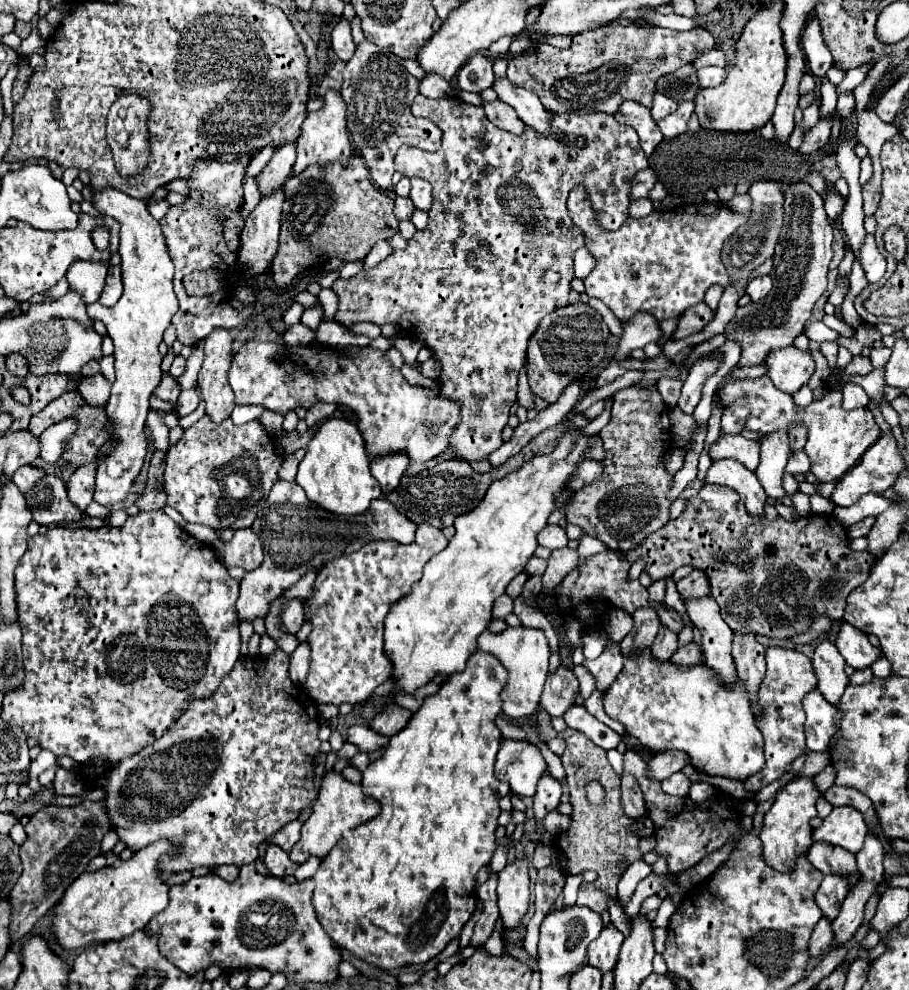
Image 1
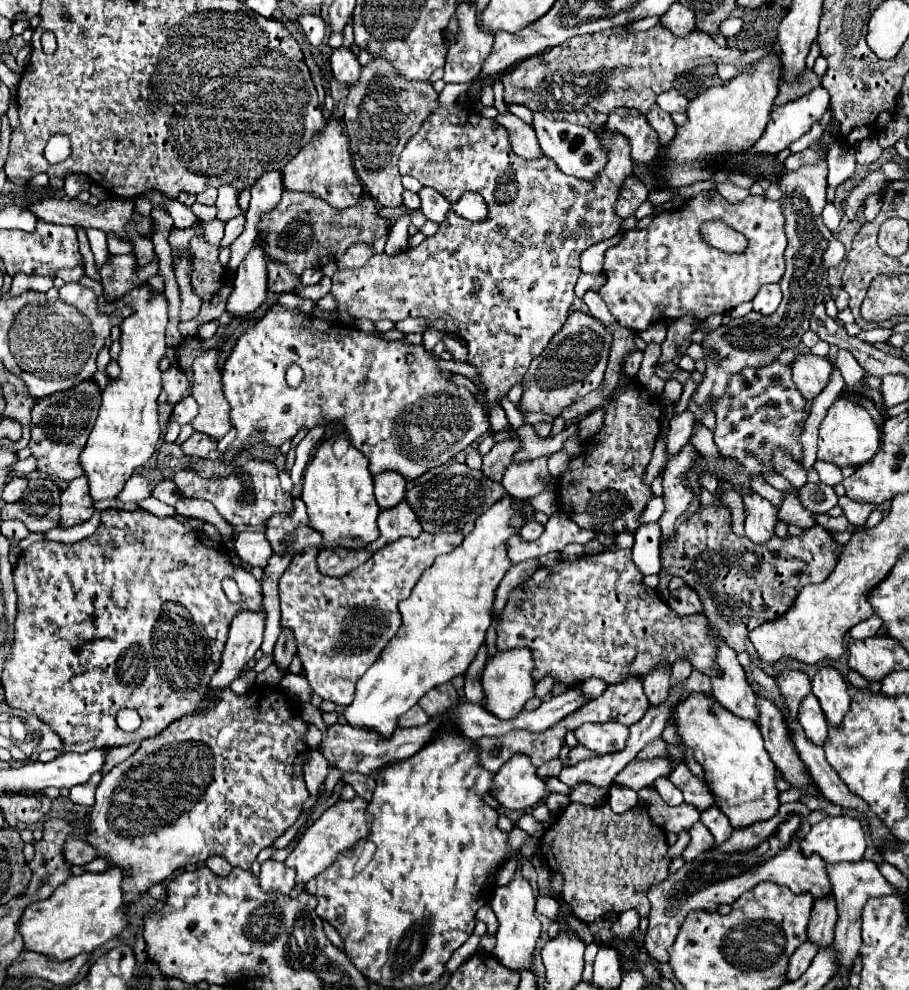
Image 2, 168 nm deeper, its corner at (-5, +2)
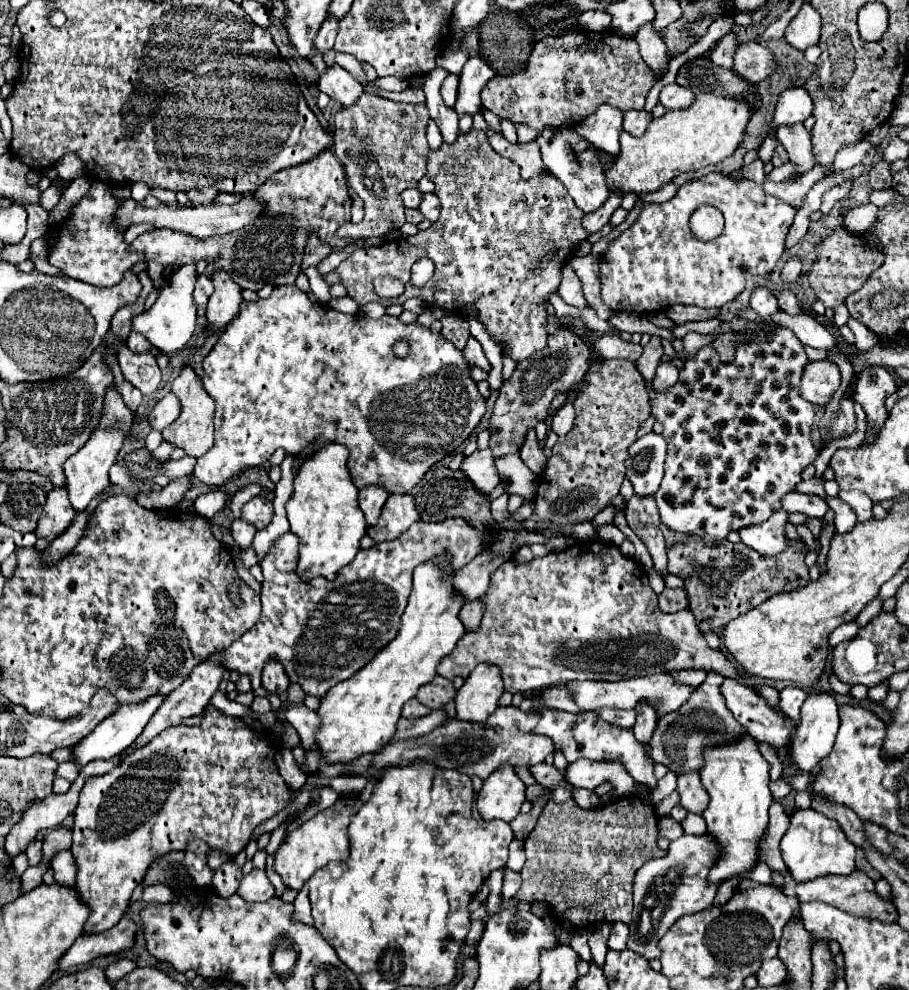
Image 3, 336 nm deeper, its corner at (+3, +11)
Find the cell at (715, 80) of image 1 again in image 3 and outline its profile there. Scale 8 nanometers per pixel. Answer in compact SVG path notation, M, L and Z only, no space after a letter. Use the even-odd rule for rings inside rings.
M730 32L726 34L718 44L716 48L710 52L710 60L718 66L724 66L724 68L732 68L734 66L734 52L738 48L738 40L736 40L736 34Z

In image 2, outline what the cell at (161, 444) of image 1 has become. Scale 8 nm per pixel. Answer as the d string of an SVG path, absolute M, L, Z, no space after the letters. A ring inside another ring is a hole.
M172 365L162 375L162 383L164 383L164 391L168 393L168 403L172 403L172 405L176 405L182 397L186 397L190 393L188 377L178 365Z

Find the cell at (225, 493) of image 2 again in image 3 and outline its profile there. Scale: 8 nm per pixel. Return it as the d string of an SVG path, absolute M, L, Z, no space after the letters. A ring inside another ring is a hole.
M254 496L244 508L242 508L242 518L250 524L256 526L256 530L266 528L272 522L274 516L274 508L272 502L264 500L262 496Z

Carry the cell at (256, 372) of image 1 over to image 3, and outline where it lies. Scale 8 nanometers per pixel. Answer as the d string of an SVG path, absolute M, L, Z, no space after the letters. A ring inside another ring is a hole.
M294 284L292 286L276 286L272 290L272 296L266 300L242 302L238 316L228 324L226 332L218 338L212 352L204 358L202 368L204 368L204 376L202 376L204 390L216 402L216 412L214 412L214 428L216 430L214 430L214 446L202 458L198 458L194 476L202 484L208 484L208 486L224 484L226 480L238 476L240 472L264 464L278 448L284 448L286 454L298 456L306 450L306 444L312 446L312 450L320 450L320 448L324 448L324 444L334 442L334 444L344 444L350 450L348 470L350 470L352 482L356 484L358 490L376 484L376 486L382 486L388 494L406 494L424 478L424 474L436 462L440 462L444 456L448 456L460 448L460 444L472 434L472 430L478 426L478 422L482 420L482 416L486 412L486 400L478 392L476 380L470 376L470 364L464 358L464 354L450 340L444 340L440 334L432 334L430 328L420 322L404 324L400 318L388 316L388 314L374 320L374 318L360 316L360 314L348 316L348 314L336 312L318 302L310 302L306 292L298 290ZM398 340L406 340L410 346L410 350L404 358L394 356L394 344Z

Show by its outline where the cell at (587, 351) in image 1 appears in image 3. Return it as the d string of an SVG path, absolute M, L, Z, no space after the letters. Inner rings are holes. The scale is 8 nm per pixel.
M558 328L552 336L548 336L544 350L518 362L514 374L508 380L504 380L490 416L488 448L492 450L494 458L502 458L506 454L518 452L526 440L528 430L532 430L538 422L546 422L550 418L548 408L556 392L566 394L572 386L580 384L590 362L592 362L592 354L588 344L580 340L580 336L568 332L566 328Z

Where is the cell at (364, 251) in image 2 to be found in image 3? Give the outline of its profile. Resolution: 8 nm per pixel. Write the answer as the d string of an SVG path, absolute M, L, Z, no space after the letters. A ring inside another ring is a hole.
M364 92L352 108L338 110L334 118L334 154L344 164L350 188L364 202L364 218L354 224L340 226L340 236L372 238L386 236L394 228L404 226L402 192L416 188L418 180L426 174L428 160L428 108L426 104L392 102Z

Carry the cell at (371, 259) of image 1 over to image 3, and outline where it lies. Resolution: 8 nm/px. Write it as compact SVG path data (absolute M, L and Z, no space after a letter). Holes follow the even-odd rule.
M406 190L402 194L403 205L405 208L418 208L422 202L422 192L420 190Z

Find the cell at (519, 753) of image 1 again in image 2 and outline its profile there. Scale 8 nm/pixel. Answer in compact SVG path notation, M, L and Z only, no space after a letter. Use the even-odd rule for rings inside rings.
M516 753L512 761L506 761L494 775L492 795L506 809L528 809L542 801L546 793L544 781L538 777L530 757Z

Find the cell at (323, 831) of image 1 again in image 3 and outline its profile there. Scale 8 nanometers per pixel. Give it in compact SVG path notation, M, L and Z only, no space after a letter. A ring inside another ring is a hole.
M342 798L332 808L326 810L328 818L322 820L322 816L320 816L322 812L318 812L318 816L302 822L294 832L286 834L284 842L278 846L276 856L274 856L274 870L276 870L276 874L280 874L280 878L288 890L300 892L304 882L308 882L308 878L316 870L320 870L322 866L326 866L332 860L344 862L348 858L348 824L340 824L338 820L348 822L346 816L356 814L360 810L360 806L362 806L362 802L356 798ZM344 806L346 806L346 810L344 810ZM340 810L342 810L342 816L336 816Z

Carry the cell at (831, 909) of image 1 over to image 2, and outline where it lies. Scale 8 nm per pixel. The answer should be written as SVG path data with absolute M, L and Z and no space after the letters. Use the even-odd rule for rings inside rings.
M832 895L818 897L814 901L814 909L812 909L810 925L808 925L808 939L816 941L816 945L820 947L832 943L836 921L838 921L838 909L836 909L834 897Z

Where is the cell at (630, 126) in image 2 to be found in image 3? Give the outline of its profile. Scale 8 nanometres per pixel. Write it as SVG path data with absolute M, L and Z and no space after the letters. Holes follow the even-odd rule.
M604 104L586 120L576 124L574 130L584 136L584 140L594 148L616 156L616 152L620 150L618 136L622 132L622 112Z

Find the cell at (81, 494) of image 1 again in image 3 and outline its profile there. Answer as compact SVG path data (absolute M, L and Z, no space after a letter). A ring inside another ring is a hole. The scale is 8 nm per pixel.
M54 488L48 494L48 500L46 500L44 510L42 510L42 516L38 518L36 536L52 542L54 538L58 538L70 526L74 516L76 516L76 512L70 506L66 488Z

